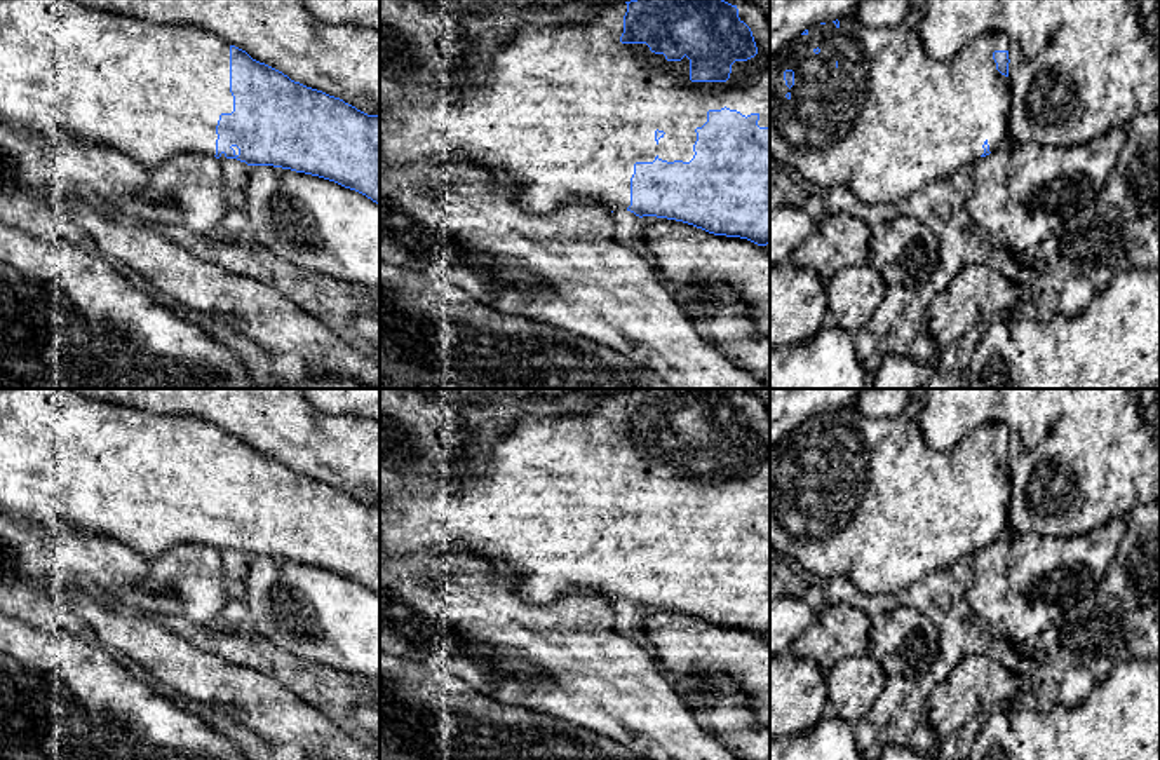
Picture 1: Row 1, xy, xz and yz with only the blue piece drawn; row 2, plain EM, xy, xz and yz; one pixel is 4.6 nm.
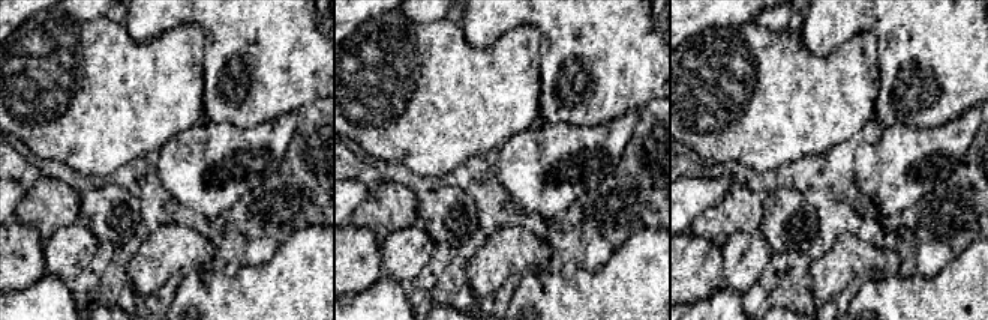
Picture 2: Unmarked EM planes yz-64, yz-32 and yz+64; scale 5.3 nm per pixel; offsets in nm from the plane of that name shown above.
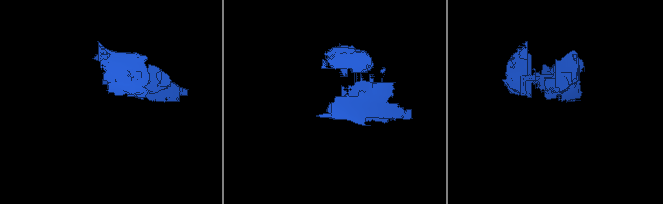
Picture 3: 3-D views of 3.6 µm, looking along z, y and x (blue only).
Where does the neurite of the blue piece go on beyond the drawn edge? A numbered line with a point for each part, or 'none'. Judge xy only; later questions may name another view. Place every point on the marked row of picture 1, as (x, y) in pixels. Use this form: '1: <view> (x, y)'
1: xy (152, 91)

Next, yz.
1: yz (890, 119)

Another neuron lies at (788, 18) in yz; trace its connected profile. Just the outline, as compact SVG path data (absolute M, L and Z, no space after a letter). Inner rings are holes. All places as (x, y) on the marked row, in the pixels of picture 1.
M770 0L770 58L805 30L853 17L864 0Z

